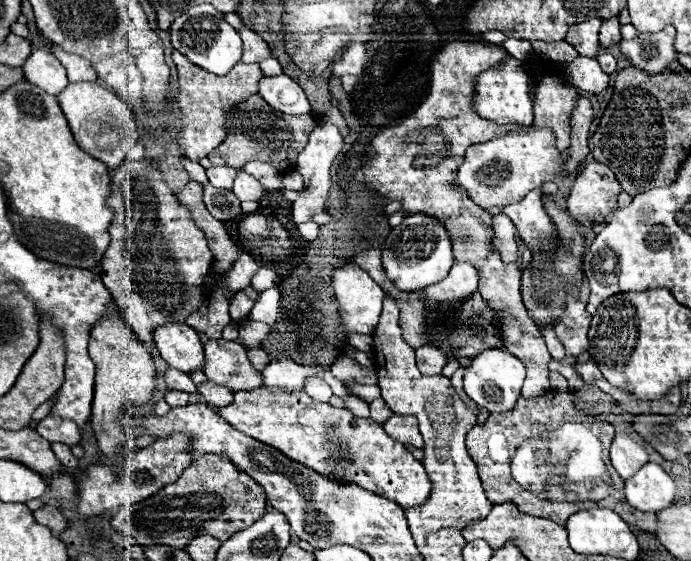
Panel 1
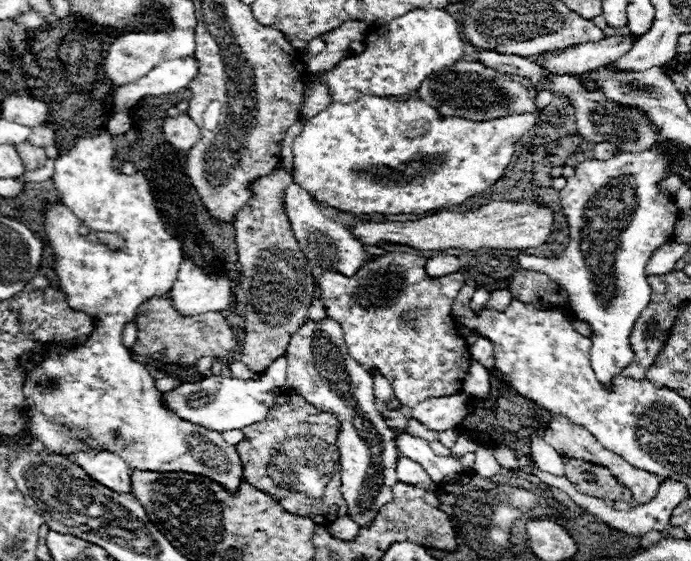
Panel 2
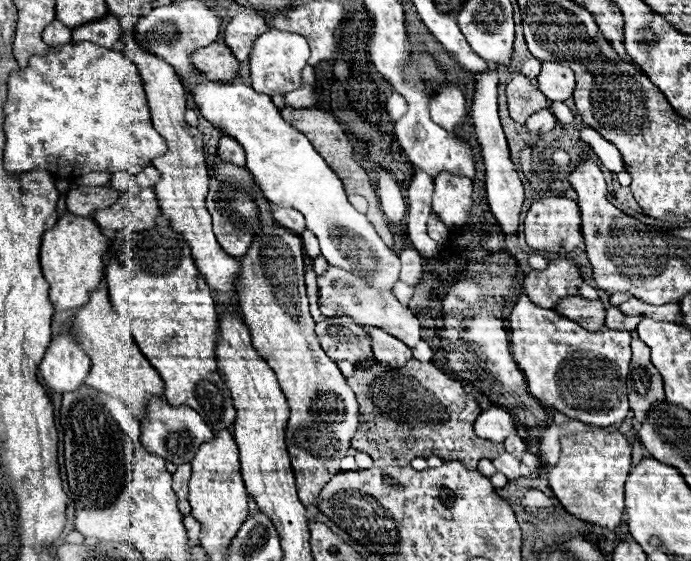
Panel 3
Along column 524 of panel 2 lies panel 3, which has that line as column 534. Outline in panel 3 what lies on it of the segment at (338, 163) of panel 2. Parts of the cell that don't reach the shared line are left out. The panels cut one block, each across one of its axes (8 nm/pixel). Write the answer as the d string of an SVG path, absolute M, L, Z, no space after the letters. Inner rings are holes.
M544 108L544 110L536 112L536 114L532 114L532 116L526 120L524 126L526 126L530 132L540 134L540 132L552 130L552 128L556 126L556 118L554 118L554 114L552 114L548 108Z

